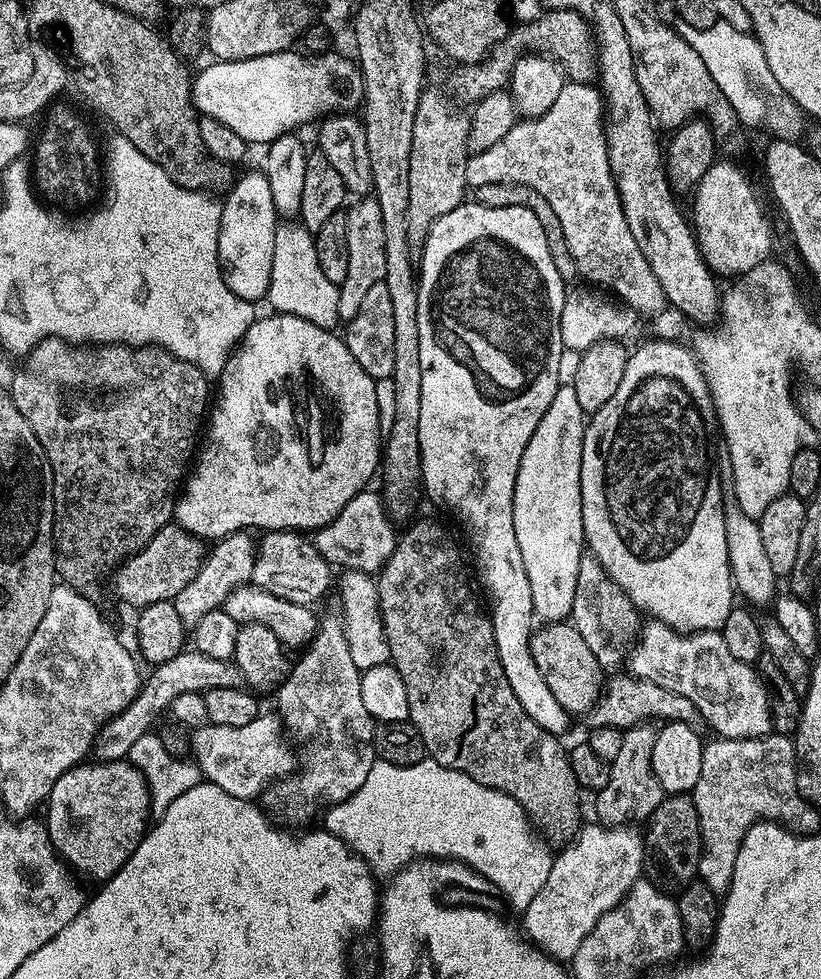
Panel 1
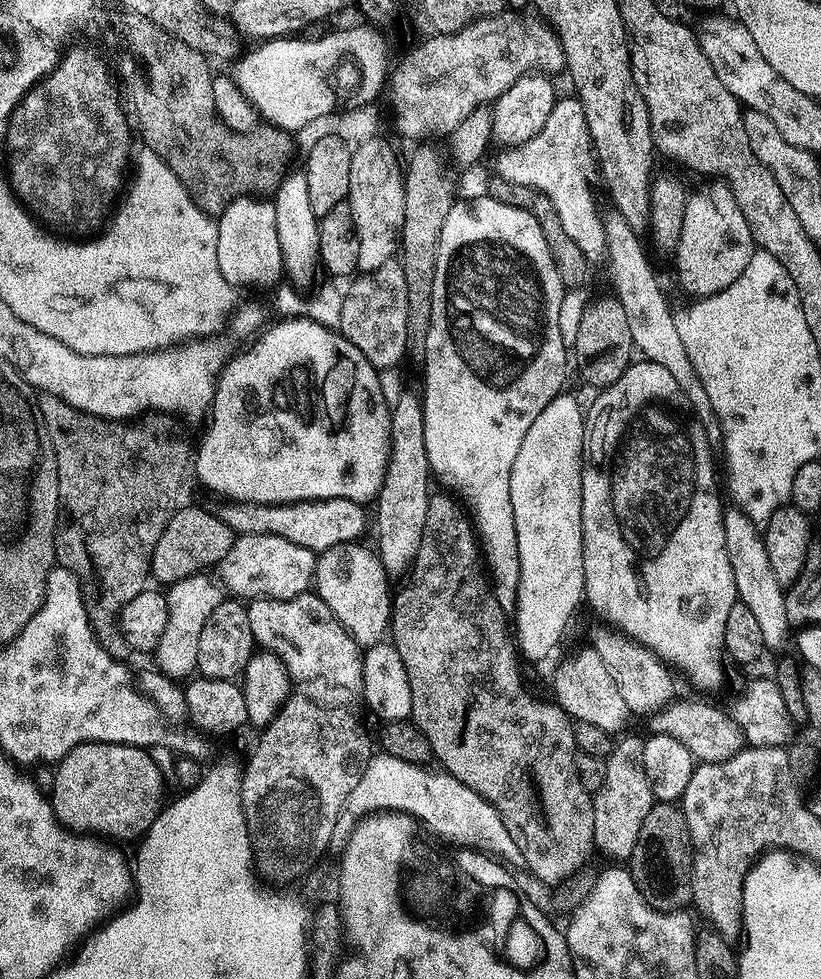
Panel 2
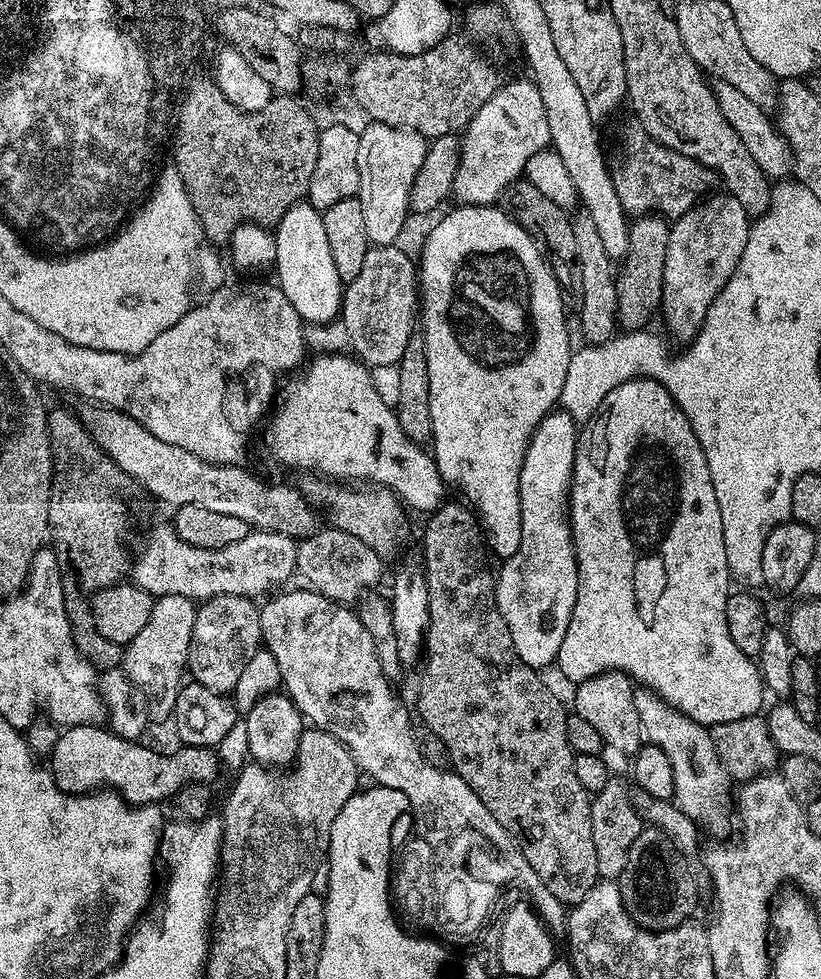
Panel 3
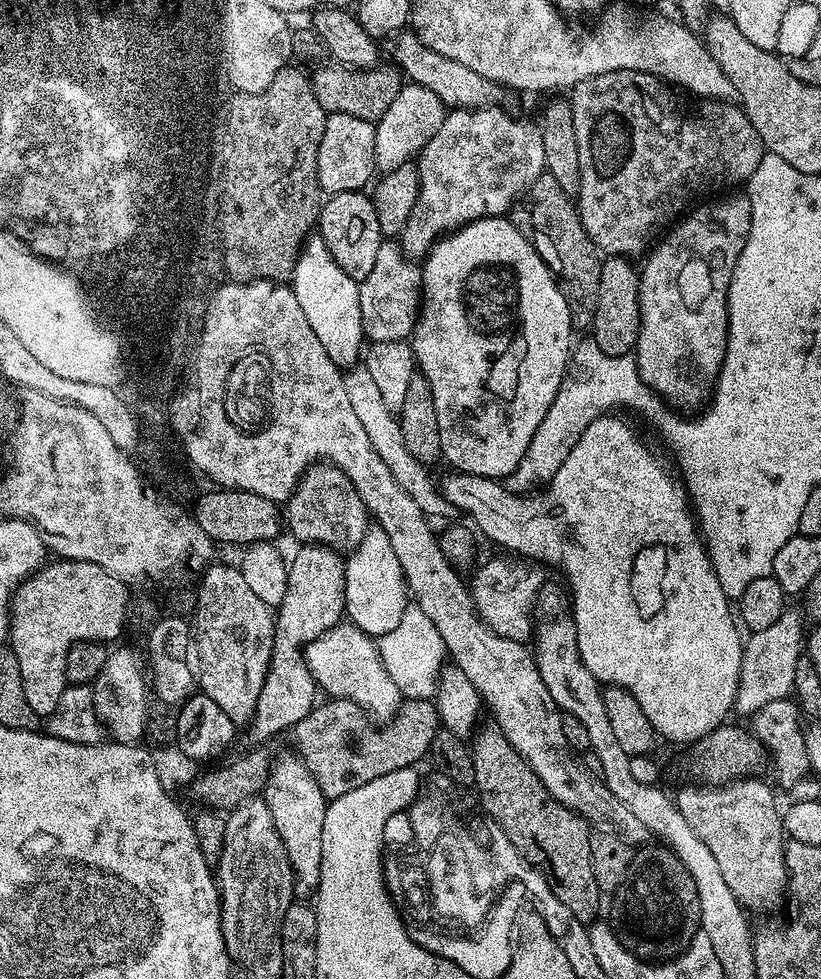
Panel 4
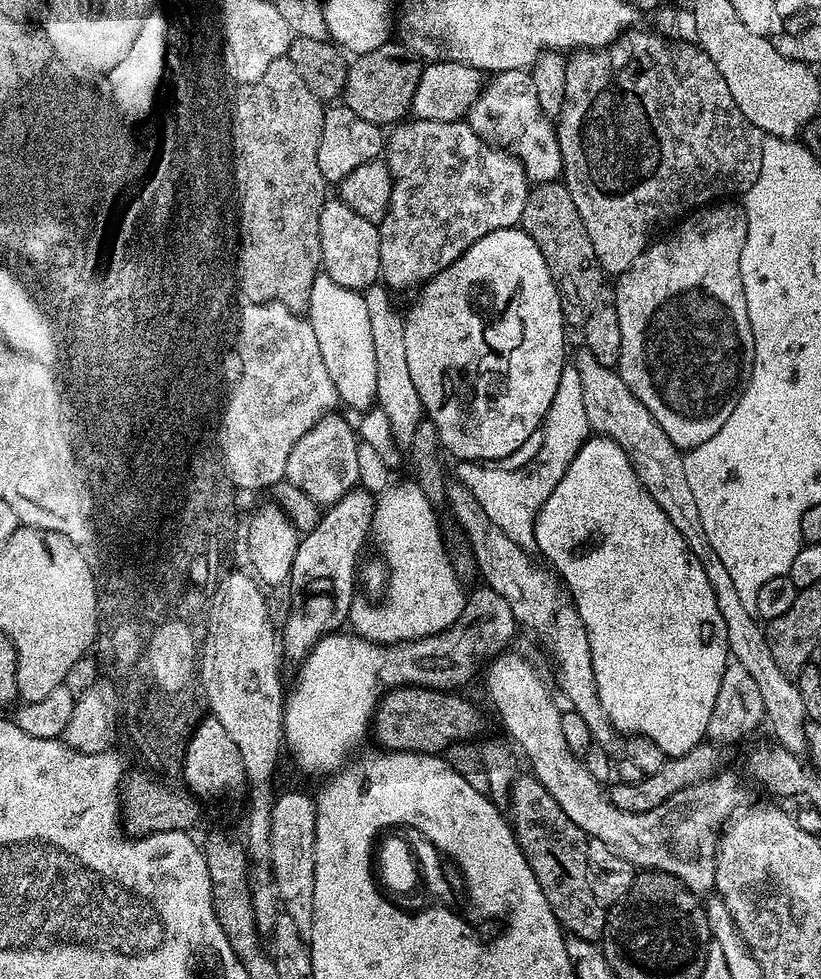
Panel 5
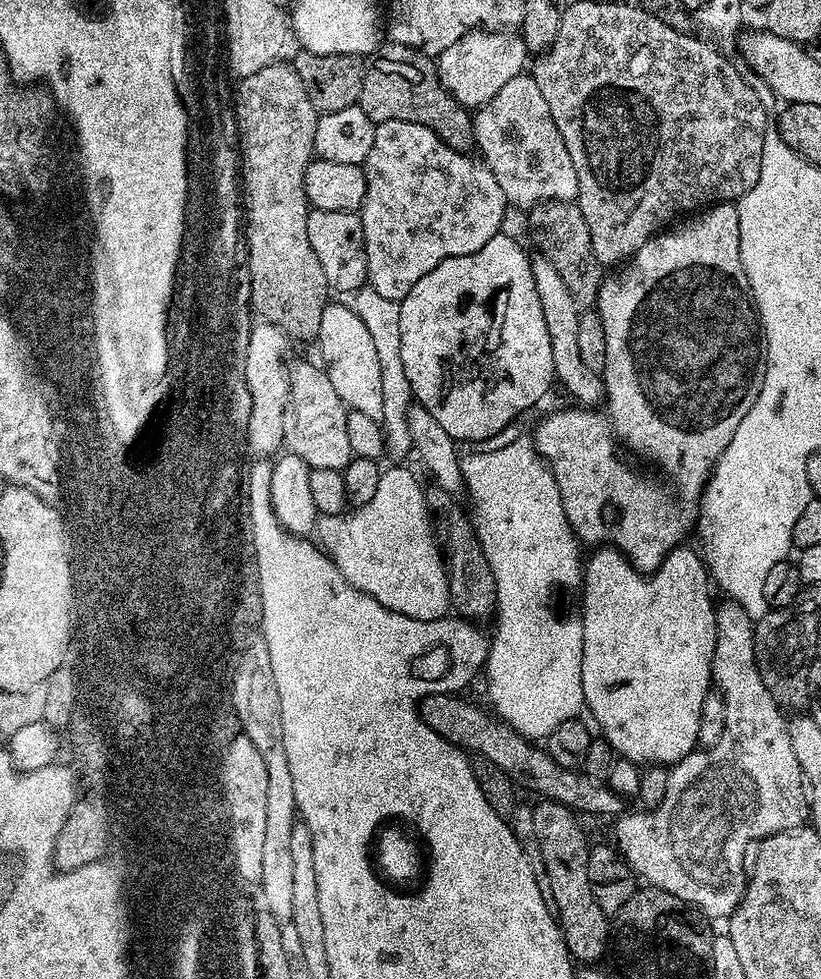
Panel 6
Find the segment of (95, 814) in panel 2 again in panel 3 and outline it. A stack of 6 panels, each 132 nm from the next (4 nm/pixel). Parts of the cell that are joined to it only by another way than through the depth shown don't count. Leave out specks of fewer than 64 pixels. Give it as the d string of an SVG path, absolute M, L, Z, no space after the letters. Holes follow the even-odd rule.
M79 724L73 728L64 728L57 735L50 757L50 771L53 782L69 796L82 796L97 790L111 790L120 793L133 806L159 805L160 800L171 801L176 793L182 790L182 786L187 784L211 785L212 779L222 772L222 761L213 749L187 746L180 746L177 749L177 752L168 752L163 756L162 753L147 748L144 742L123 740L100 724Z

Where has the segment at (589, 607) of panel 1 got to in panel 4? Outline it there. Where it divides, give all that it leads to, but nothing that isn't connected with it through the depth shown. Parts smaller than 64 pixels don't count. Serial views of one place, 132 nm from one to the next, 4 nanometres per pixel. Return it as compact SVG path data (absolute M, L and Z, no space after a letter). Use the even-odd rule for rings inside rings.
M745 778L733 780L730 784L719 786L692 786L684 788L680 793L675 793L676 808L682 810L682 818L690 822L694 834L706 842L710 854L722 869L722 879L730 890L734 890L734 898L740 903L741 908L776 908L786 900L788 887L788 867L784 861L786 847L786 833L781 809L776 809L776 796L772 793L771 783L763 784L760 778Z

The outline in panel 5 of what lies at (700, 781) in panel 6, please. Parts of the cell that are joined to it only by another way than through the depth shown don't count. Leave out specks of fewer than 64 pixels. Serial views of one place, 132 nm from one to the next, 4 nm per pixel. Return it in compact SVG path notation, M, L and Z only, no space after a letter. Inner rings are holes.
M498 657L489 666L488 673L484 676L484 684L488 687L488 696L492 699L492 704L496 707L505 730L512 735L511 743L524 751L524 756L532 767L529 768L531 775L535 776L538 782L542 782L546 790L550 790L550 798L554 798L554 802L562 806L566 818L570 818L574 826L582 829L585 836L606 842L606 846L610 846L615 852L620 852L622 858L629 860L637 869L665 872L678 878L691 892L705 894L704 892L711 893L715 889L718 843L716 831L721 827L722 822L727 821L745 803L744 792L740 789L734 773L730 772L727 776L713 774L707 780L686 786L674 793L669 800L662 802L660 806L654 806L654 810L645 812L618 810L618 806L614 806L614 802L608 800L607 791L603 787L600 789L595 774L583 764L585 761L575 756L570 746L566 746L566 738L562 735L561 705L558 706L552 701L552 696L548 693L548 688L539 674L522 657Z

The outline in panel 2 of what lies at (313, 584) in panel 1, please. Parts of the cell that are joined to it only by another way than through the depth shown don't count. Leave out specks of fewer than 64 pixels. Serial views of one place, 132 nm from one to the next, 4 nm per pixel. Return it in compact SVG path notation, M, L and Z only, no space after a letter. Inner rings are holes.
M274 534L261 536L237 535L232 541L232 549L218 565L219 579L223 587L232 591L236 598L264 597L266 599L294 599L313 587L316 578L317 553L306 550L286 538Z

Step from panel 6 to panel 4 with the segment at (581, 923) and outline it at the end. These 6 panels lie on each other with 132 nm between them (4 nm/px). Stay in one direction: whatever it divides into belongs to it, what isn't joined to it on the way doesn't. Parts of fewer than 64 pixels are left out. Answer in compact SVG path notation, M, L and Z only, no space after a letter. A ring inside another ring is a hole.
M481 727L471 741L470 751L474 791L480 795L481 806L492 815L491 823L500 827L517 853L543 874L550 890L558 894L574 918L595 921L599 917L596 915L600 912L602 893L598 882L594 882L594 866L590 862L592 832L589 821L562 806L562 802L542 786L538 774L534 774L528 761L510 746L499 728Z

